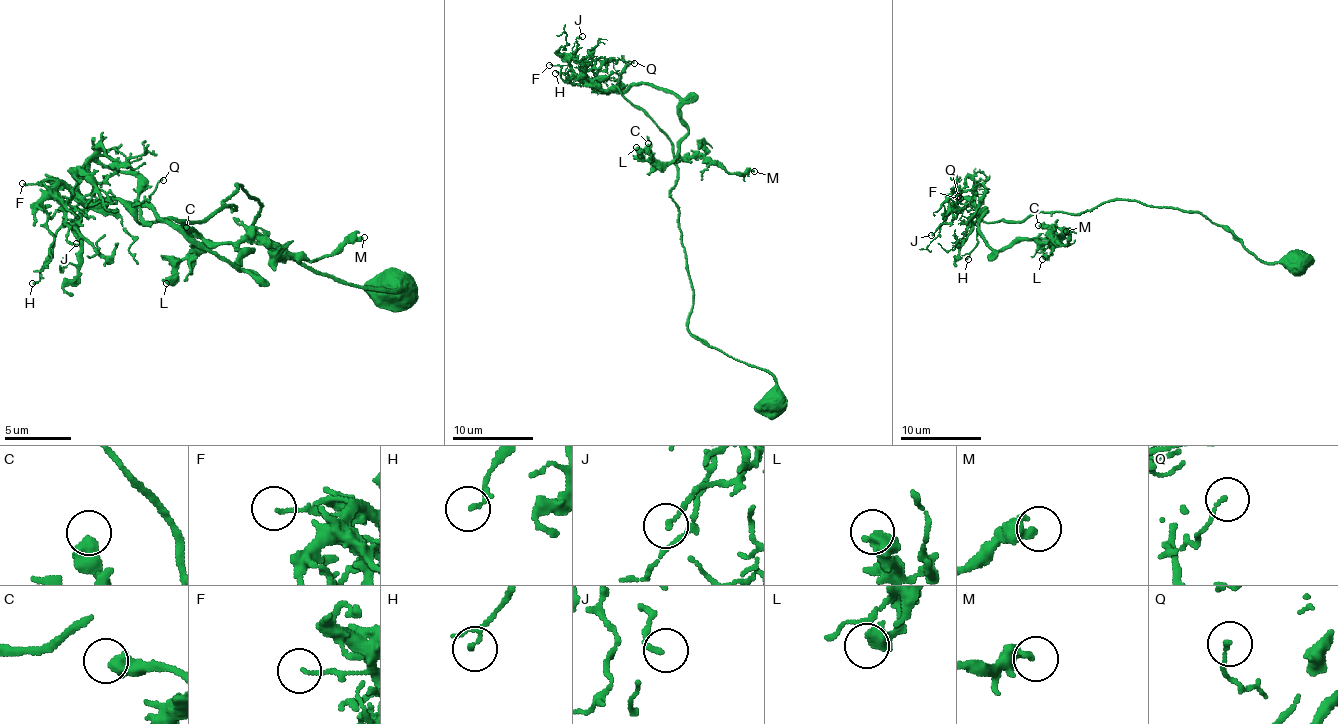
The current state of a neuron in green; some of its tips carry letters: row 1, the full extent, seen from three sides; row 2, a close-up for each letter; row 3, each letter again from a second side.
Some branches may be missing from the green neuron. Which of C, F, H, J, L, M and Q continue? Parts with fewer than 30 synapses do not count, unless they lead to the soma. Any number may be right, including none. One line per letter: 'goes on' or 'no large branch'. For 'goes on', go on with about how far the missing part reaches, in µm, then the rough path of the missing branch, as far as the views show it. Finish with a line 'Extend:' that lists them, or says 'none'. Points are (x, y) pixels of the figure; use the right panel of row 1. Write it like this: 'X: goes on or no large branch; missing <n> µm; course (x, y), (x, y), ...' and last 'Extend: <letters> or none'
C: no large branch
F: no large branch
H: no large branch
J: no large branch
L: no large branch
M: no large branch
Q: no large branch
Extend: none

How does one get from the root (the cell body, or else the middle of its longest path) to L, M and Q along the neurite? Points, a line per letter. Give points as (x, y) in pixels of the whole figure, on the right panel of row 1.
L: (1060, 212), (994, 223), (982, 218), (986, 212), (980, 218), (982, 237), (994, 251), (1056, 235), (1042, 259)
M: (1060, 212), (994, 223), (982, 218), (986, 212), (980, 231), (994, 251), (1052, 233), (1064, 245), (1066, 231)
Q: (1060, 212), (986, 223), (976, 202), (984, 186), (988, 192), (976, 208), (962, 208), (958, 196)

